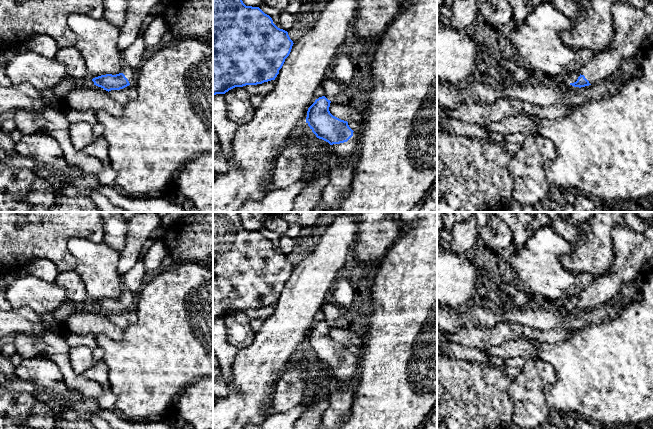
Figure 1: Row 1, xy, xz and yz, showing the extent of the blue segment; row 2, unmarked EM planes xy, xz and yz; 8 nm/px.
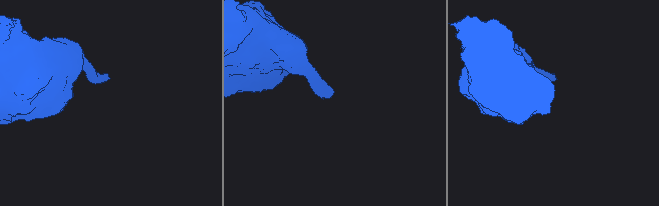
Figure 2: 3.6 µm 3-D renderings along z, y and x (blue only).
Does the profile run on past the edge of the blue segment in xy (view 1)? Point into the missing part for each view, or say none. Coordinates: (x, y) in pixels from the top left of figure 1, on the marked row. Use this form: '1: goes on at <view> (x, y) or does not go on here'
1: goes on at xy (125, 68)

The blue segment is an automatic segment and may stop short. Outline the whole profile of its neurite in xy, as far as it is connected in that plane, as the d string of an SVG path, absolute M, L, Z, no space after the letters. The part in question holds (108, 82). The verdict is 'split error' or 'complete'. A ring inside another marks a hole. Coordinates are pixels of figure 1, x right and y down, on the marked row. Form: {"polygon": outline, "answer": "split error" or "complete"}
{"polygon": "M121 60L121 72L116 75L106 74L95 77L92 79L94 85L103 88L106 91L120 90L129 85L134 84L136 73L127 64L127 62Z", "answer": "split error"}

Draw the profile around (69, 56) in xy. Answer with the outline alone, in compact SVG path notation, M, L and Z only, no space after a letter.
M74 46L59 48L54 59L66 66L67 78L79 83L89 79L85 61Z

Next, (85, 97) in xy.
M81 84L74 88L63 102L63 108L78 111L105 111L112 116L123 114L124 107L108 91L96 85Z

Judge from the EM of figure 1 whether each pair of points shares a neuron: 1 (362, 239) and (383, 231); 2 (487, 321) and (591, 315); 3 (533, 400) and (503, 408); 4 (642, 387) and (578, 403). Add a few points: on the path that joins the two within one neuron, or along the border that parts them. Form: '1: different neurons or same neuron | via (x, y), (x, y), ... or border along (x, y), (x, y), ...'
1: same neuron | via (367, 239), (371, 239), (378, 232)
2: same neuron | via (513, 316), (565, 318)
3: different neurons | border along (510, 382), (508, 396), (513, 404), (513, 418)
4: same neuron | via (626, 387), (594, 387)

